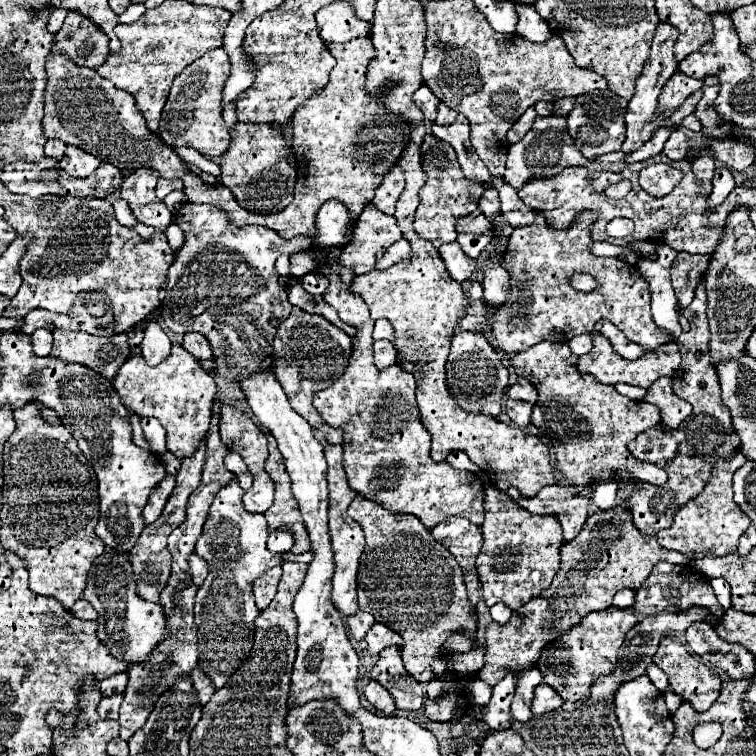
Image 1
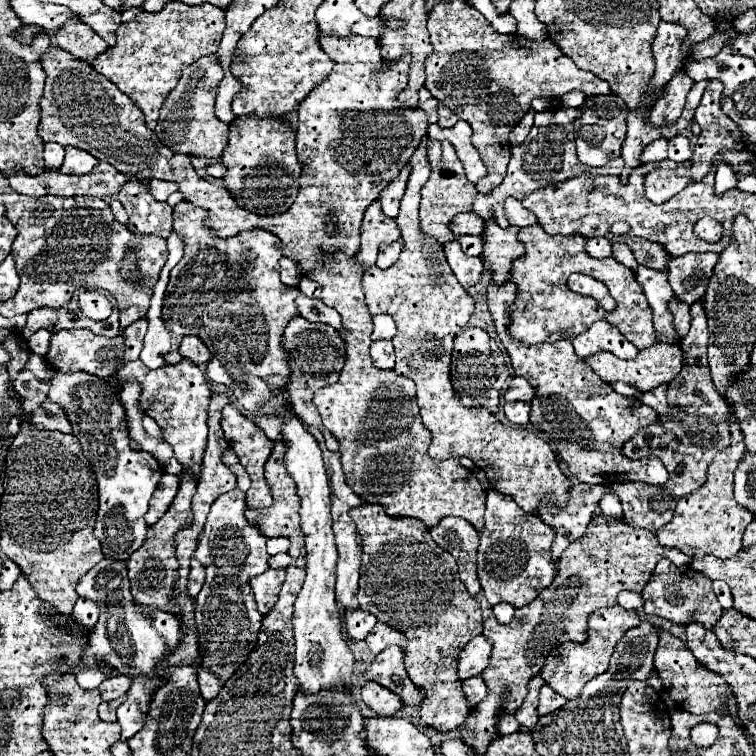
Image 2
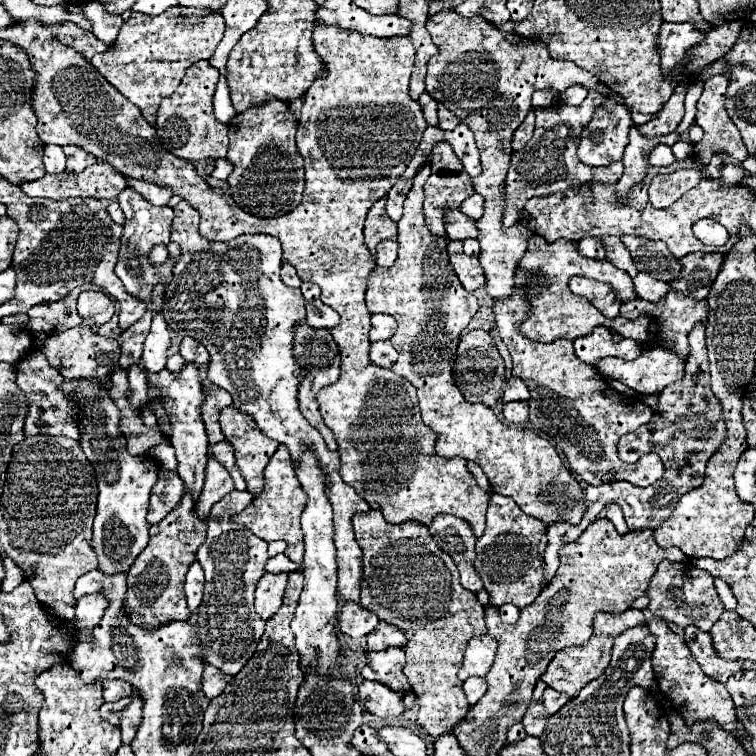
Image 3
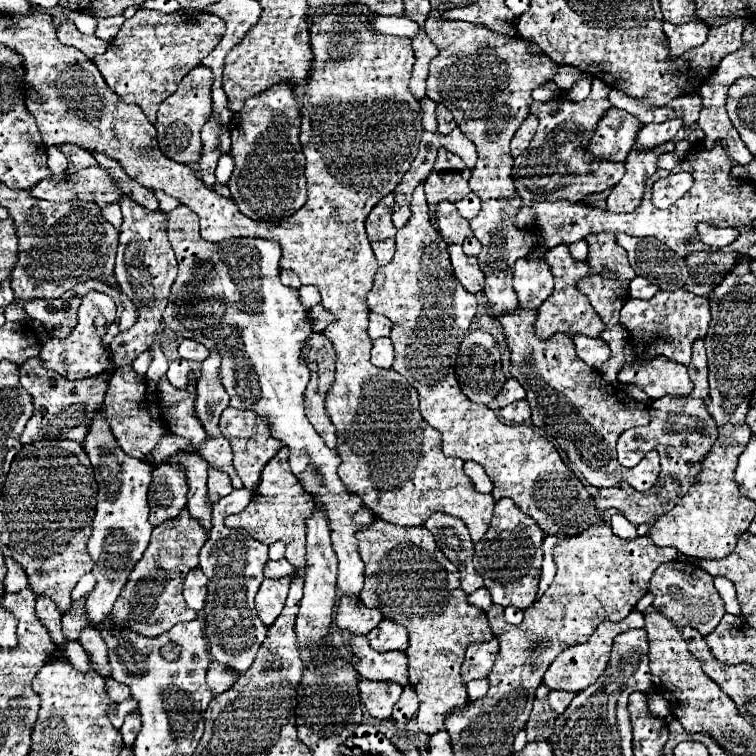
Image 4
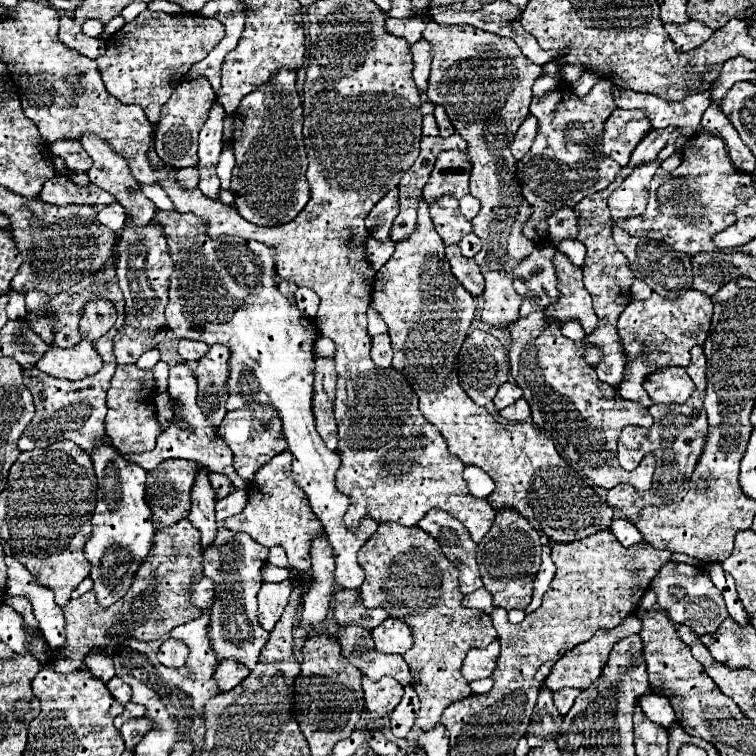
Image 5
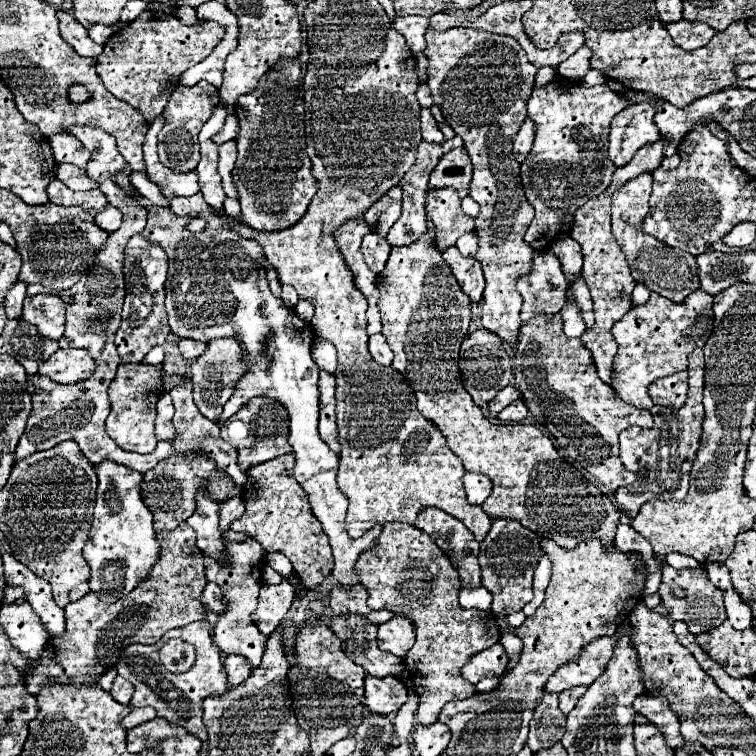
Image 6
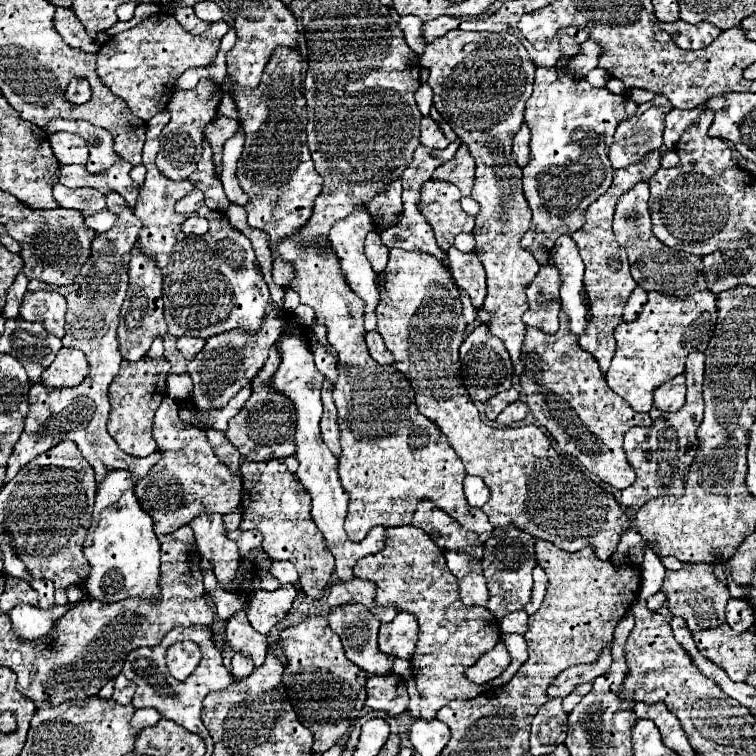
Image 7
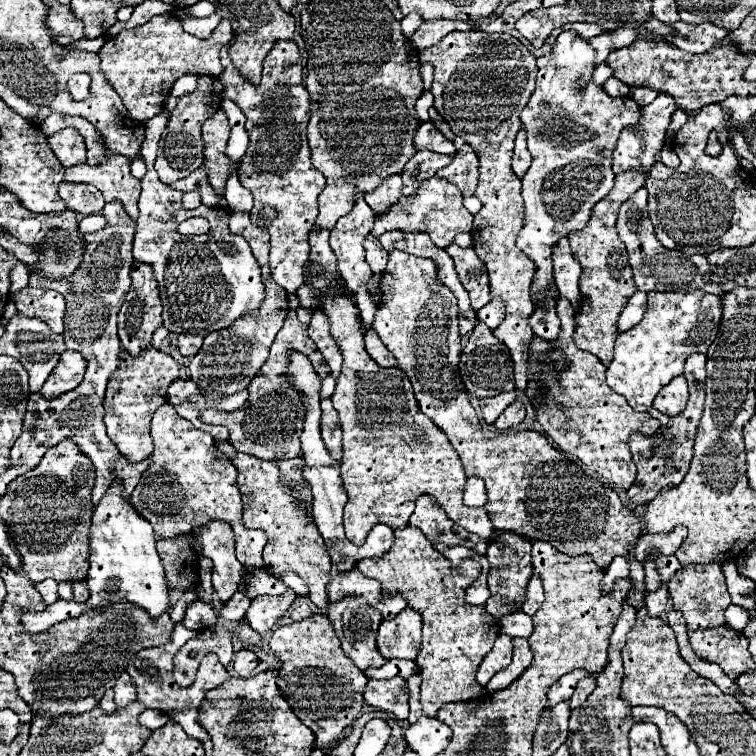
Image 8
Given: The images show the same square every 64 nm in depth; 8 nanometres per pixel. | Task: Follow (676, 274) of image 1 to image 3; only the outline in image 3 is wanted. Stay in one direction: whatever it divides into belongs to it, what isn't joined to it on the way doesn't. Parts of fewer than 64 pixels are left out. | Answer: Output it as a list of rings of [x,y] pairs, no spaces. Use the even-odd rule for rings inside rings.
[[[692,252],[684,258],[680,258],[682,264],[682,278],[672,282],[670,286],[682,292],[684,296],[690,296],[694,300],[704,300],[712,288],[712,280],[716,280],[720,272],[720,264],[724,262],[724,256],[720,252]]]

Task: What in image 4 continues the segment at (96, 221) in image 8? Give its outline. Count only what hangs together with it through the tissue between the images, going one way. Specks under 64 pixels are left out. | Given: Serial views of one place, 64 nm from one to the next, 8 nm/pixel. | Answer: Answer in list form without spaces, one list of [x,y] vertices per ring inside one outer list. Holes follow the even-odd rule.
[[[112,202],[112,204],[104,206],[104,208],[102,208],[102,216],[104,216],[104,220],[108,220],[114,228],[120,228],[122,216],[120,216],[120,204],[118,204],[118,202]]]

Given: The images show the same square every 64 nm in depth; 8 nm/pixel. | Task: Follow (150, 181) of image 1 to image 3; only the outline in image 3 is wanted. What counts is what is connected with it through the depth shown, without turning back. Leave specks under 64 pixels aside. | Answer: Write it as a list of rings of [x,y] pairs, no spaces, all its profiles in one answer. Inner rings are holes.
[[[126,188],[120,196],[118,196],[118,204],[124,212],[124,232],[122,232],[122,246],[120,246],[120,256],[118,256],[118,264],[116,264],[116,276],[122,280],[126,292],[130,292],[132,296],[138,296],[140,300],[144,300],[144,304],[148,304],[146,308],[146,316],[154,314],[154,306],[152,306],[152,292],[158,284],[170,284],[172,276],[174,276],[174,260],[168,258],[164,264],[154,266],[148,260],[148,252],[156,246],[156,244],[170,244],[170,224],[174,218],[172,208],[168,206],[152,206],[150,202],[146,202],[138,192],[134,192],[132,188]]]

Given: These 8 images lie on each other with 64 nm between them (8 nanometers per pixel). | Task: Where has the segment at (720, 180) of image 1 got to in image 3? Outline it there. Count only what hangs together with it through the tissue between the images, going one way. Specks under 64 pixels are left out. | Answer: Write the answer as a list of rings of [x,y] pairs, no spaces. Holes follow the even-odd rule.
[[[726,164],[722,172],[724,172],[722,180],[728,184],[738,184],[744,178],[744,168],[740,164]]]

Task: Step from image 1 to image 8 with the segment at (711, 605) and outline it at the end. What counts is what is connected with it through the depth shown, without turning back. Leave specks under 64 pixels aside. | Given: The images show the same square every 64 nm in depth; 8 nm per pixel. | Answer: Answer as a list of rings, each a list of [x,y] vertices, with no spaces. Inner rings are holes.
[[[716,562],[710,564],[688,564],[682,568],[682,572],[674,574],[674,578],[668,582],[668,592],[674,602],[674,608],[680,610],[686,618],[688,630],[700,630],[700,628],[716,628],[726,624],[724,610],[730,606],[730,596],[726,590],[722,566]]]

